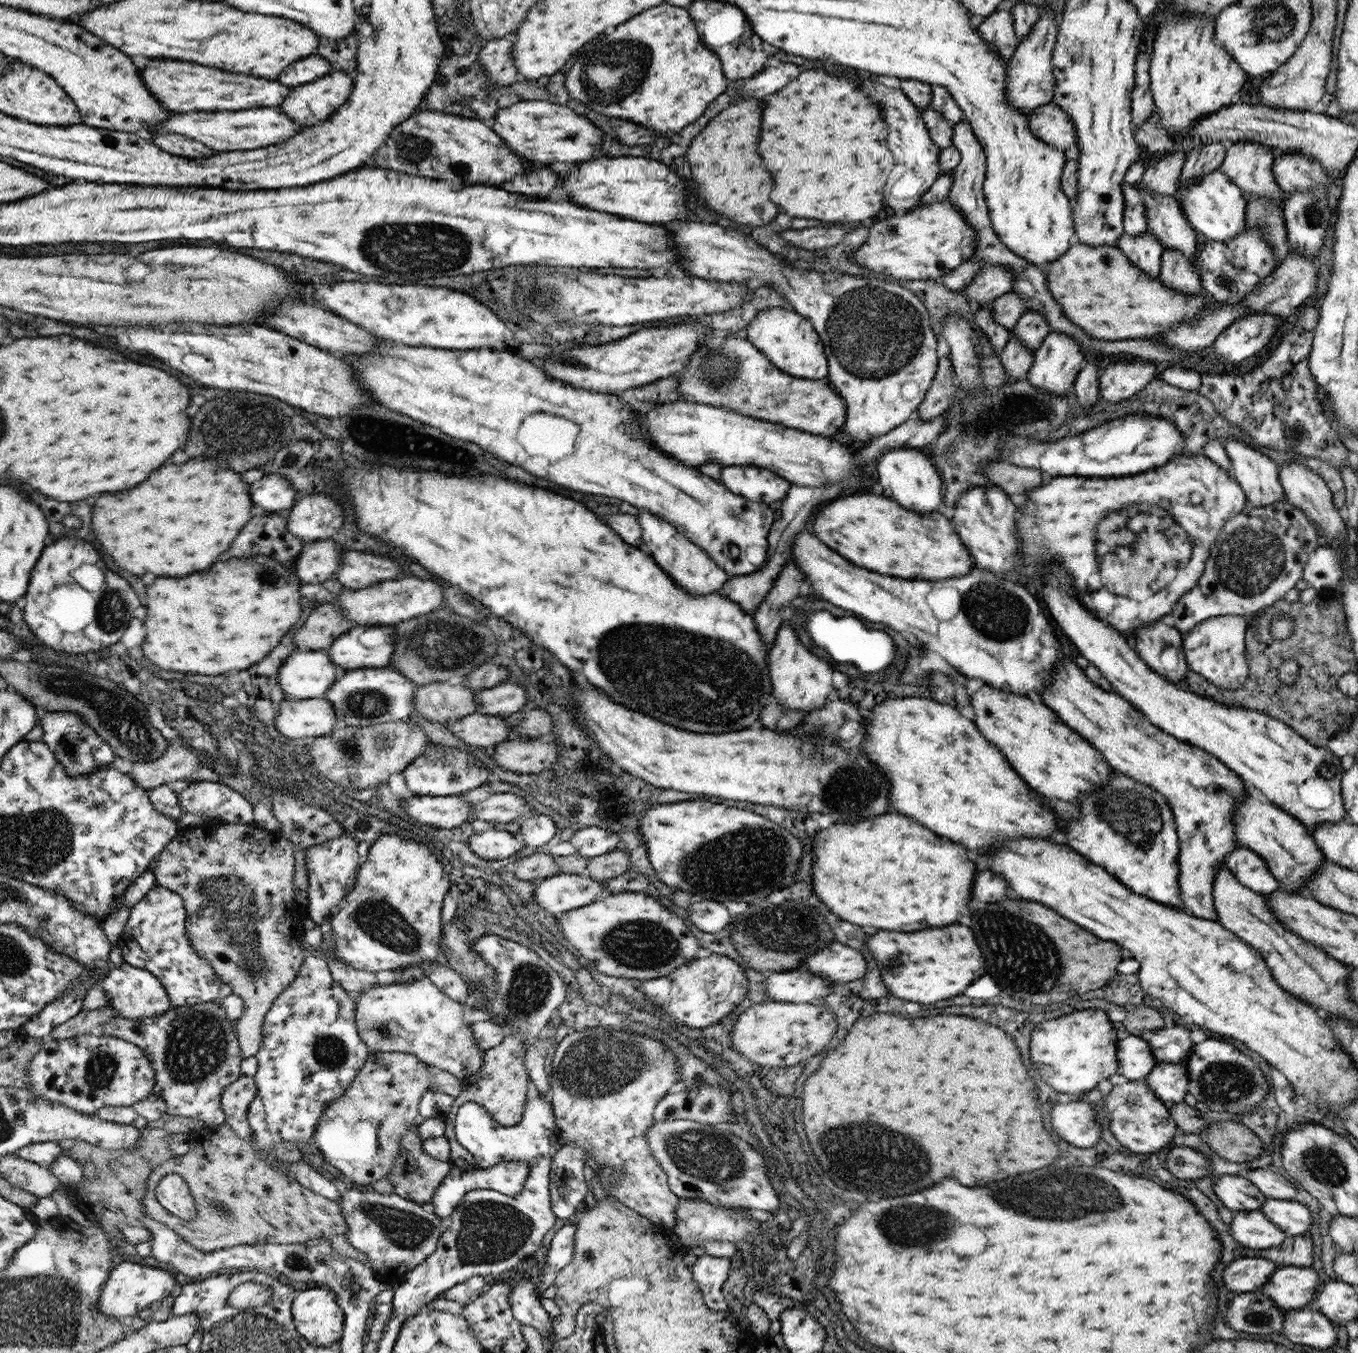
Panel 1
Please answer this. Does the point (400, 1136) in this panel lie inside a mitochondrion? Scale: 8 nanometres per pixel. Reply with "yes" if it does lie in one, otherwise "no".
no

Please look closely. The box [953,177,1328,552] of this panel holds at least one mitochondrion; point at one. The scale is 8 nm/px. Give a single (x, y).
(973, 423)

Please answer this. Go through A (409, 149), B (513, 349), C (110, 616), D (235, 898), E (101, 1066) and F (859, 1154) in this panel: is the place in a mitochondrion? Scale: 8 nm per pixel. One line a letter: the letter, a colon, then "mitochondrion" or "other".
A: mitochondrion
B: other
C: mitochondrion
D: mitochondrion
E: mitochondrion
F: mitochondrion

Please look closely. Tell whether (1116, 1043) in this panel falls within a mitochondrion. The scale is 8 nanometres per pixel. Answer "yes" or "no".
no

